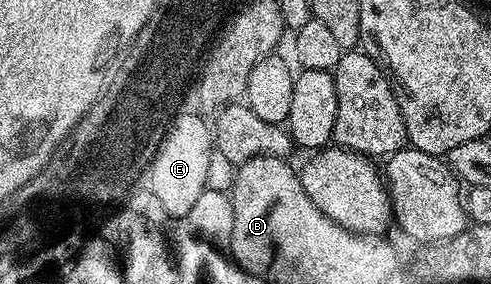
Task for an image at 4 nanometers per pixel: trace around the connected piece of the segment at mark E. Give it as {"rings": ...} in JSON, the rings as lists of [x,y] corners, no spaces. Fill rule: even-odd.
{"rings":[[[193,113],[174,116],[165,130],[165,138],[159,142],[151,157],[148,188],[163,203],[166,213],[171,217],[182,217],[195,207],[199,195],[203,195],[209,181],[209,168],[215,161],[215,146],[210,122],[196,117]]]}

